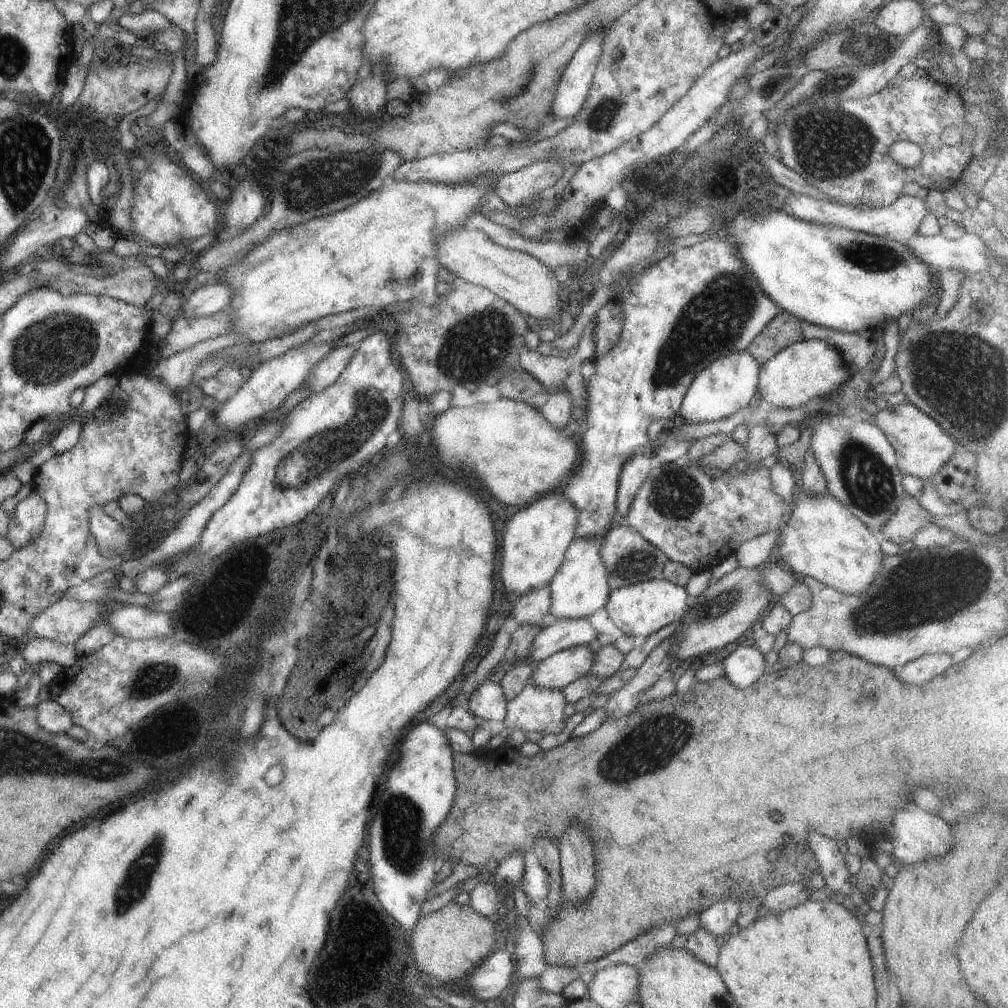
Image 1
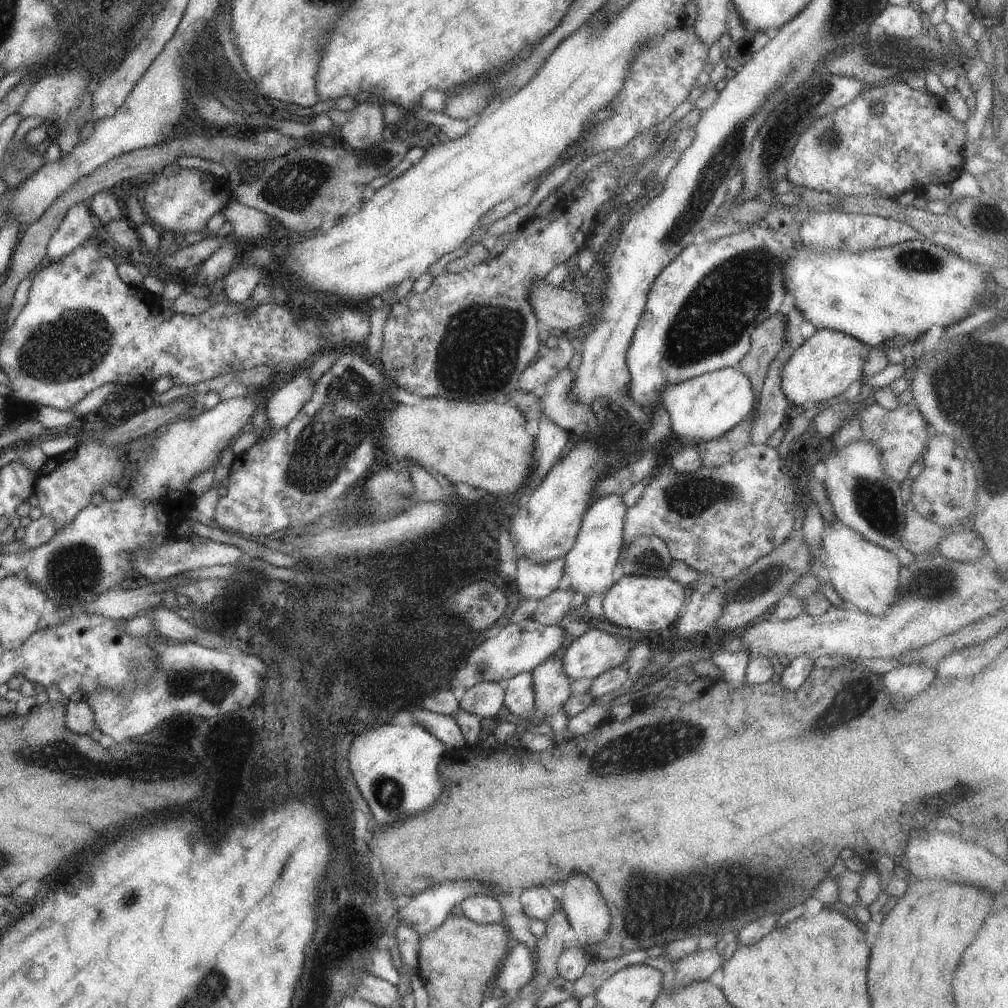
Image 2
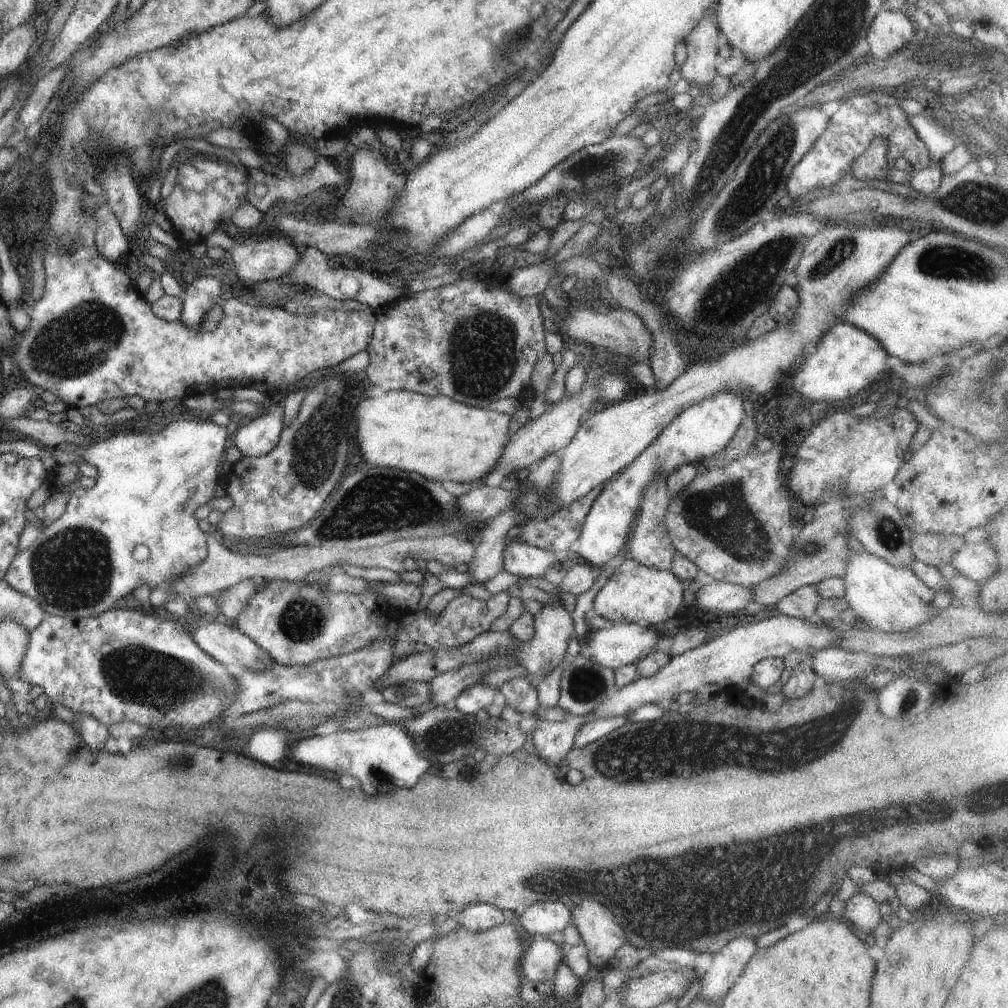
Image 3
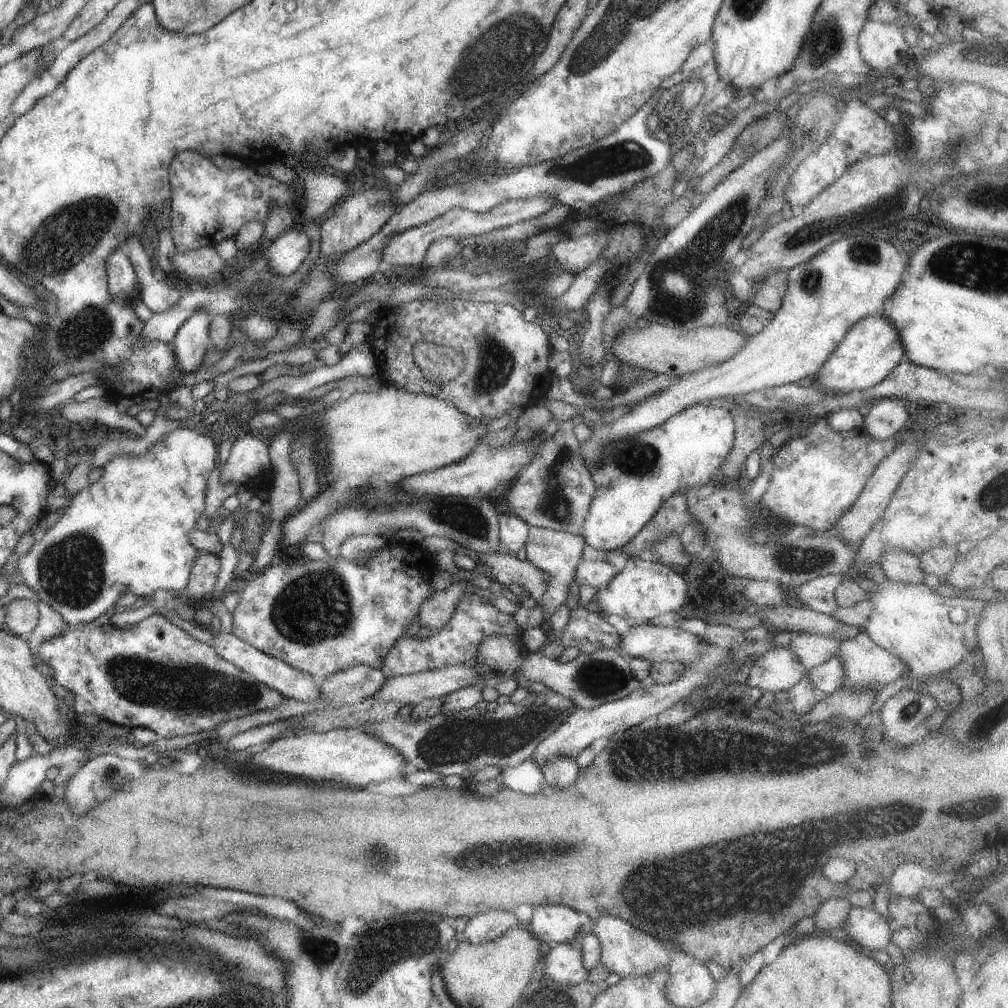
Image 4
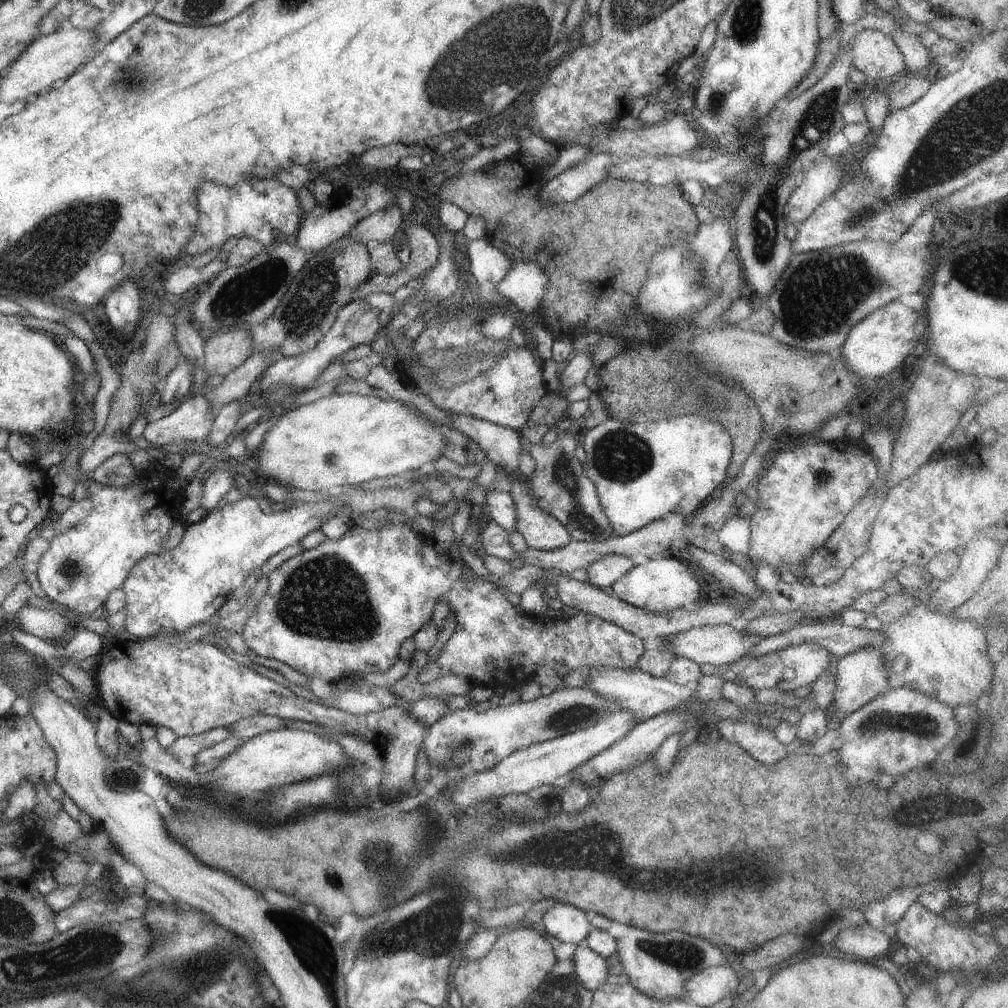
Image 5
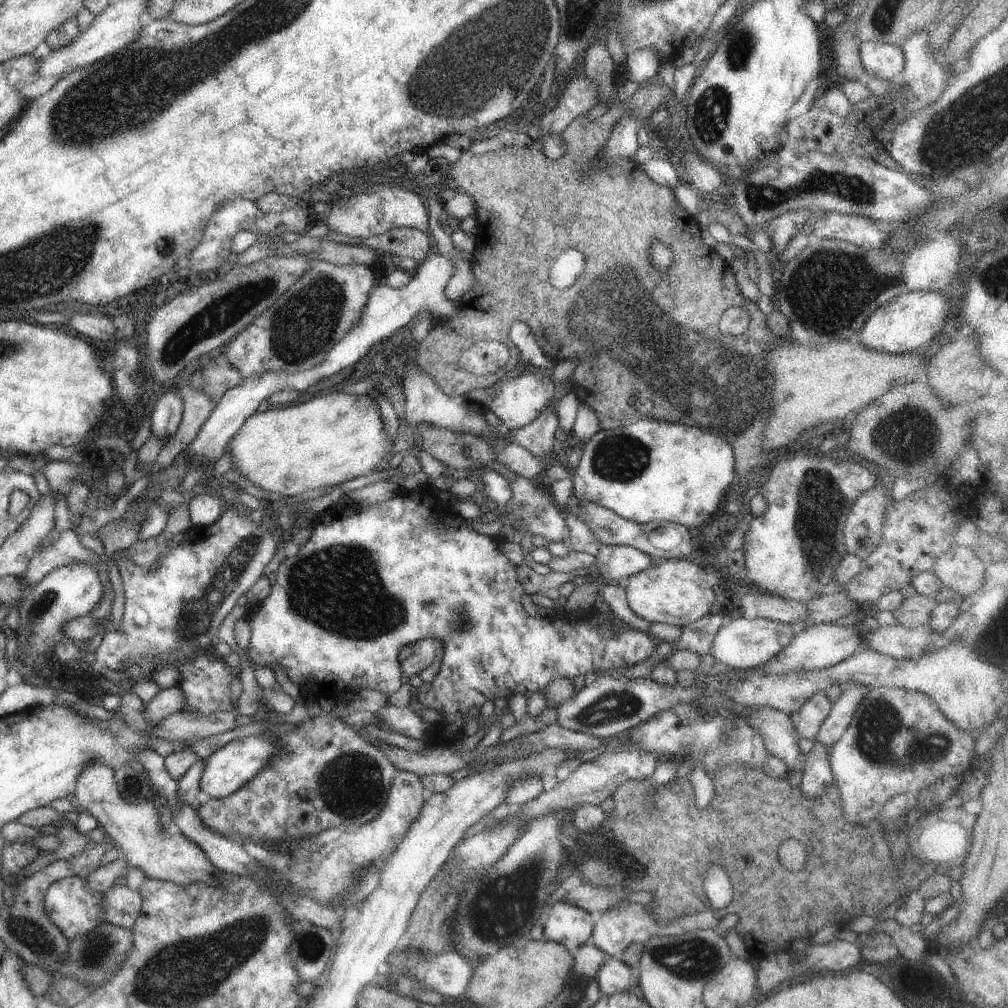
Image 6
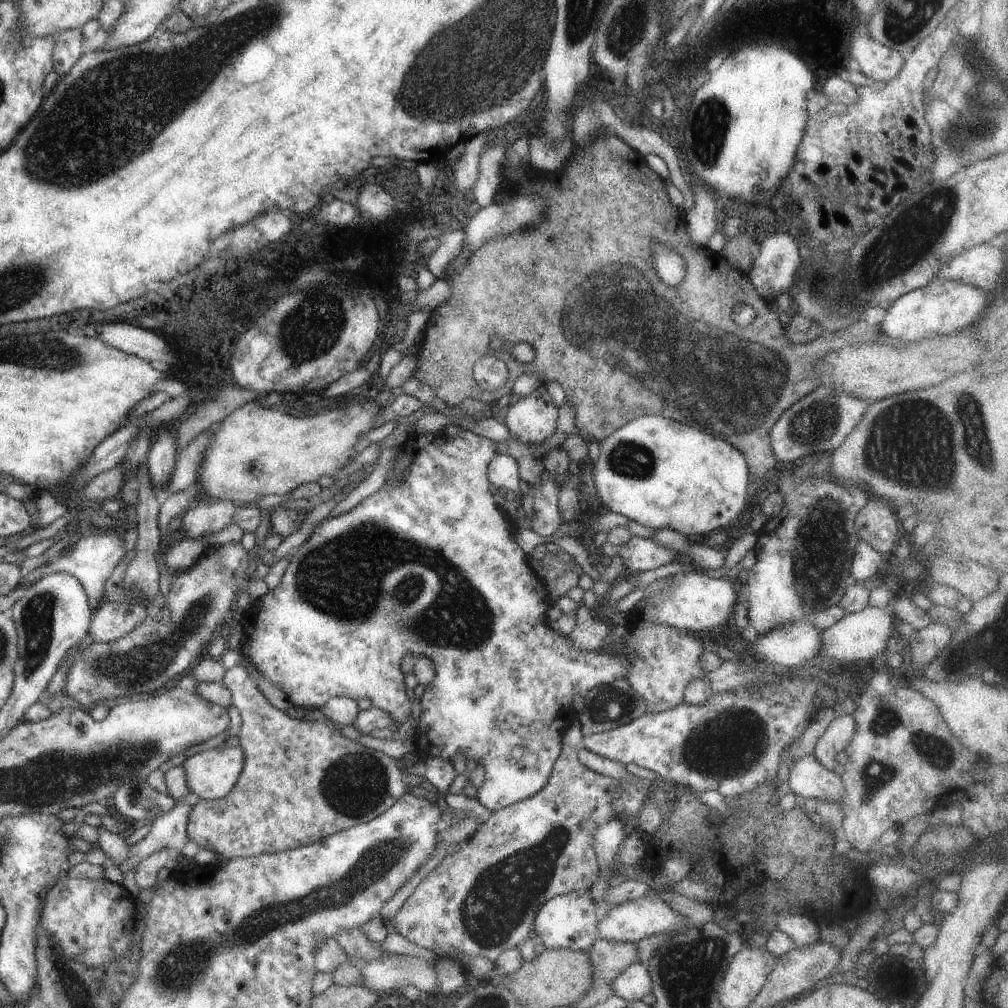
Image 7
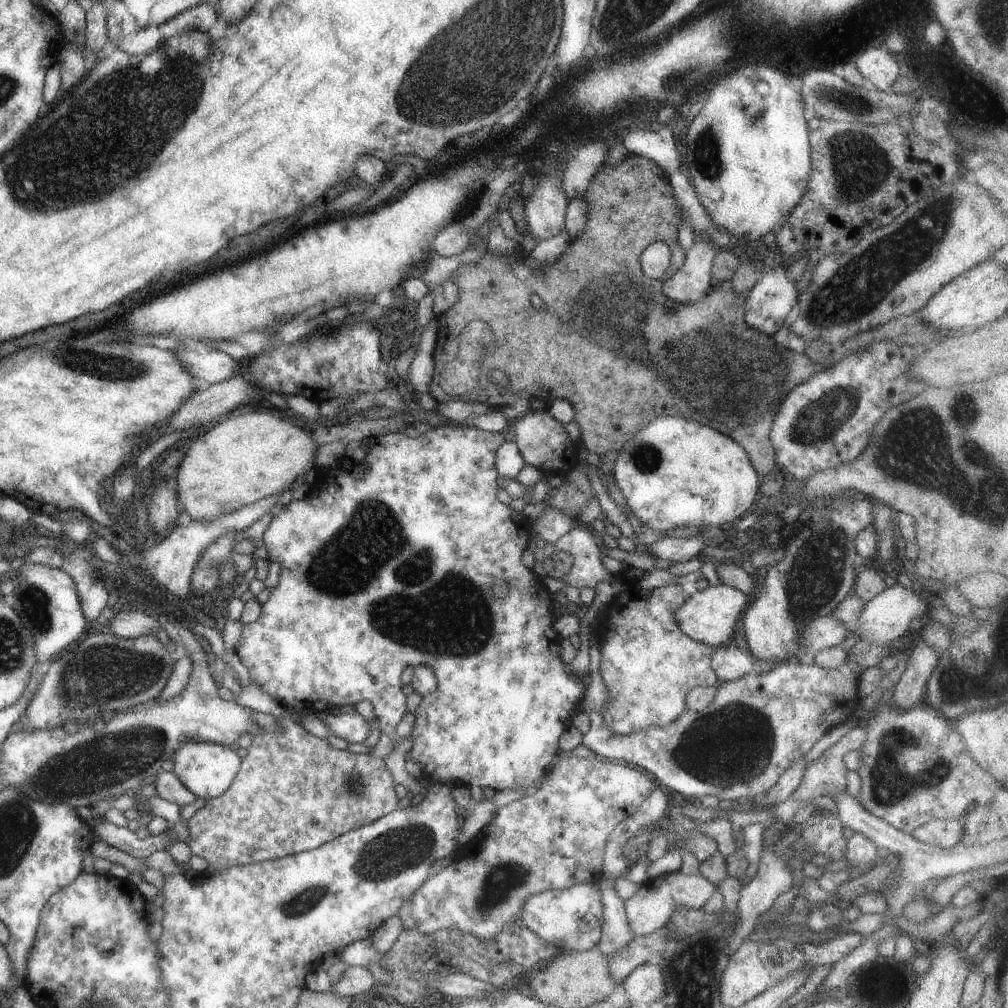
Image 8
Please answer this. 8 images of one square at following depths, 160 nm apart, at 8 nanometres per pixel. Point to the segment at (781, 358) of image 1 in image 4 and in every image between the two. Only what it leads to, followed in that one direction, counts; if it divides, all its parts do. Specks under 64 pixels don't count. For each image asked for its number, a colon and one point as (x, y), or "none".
2: (820, 369)
3: (846, 359)
4: (870, 348)

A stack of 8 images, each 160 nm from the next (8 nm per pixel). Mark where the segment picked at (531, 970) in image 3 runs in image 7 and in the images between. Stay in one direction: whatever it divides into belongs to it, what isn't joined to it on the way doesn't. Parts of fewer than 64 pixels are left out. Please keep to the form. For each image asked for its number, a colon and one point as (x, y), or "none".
4: (563, 964)
5: (591, 970)
6: (613, 976)
7: (633, 982)

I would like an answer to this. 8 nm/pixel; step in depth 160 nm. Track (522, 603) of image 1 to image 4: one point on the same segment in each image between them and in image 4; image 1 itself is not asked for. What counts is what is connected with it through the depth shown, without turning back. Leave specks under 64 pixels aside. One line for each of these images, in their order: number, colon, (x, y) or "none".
2: (537, 581)
3: (520, 559)
4: (512, 531)

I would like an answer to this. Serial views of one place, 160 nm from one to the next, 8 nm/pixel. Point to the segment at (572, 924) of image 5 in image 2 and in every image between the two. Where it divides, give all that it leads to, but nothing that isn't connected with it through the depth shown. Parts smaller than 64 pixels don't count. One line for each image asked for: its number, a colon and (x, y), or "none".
2: (537, 902)
3: (542, 917)
4: (549, 923)

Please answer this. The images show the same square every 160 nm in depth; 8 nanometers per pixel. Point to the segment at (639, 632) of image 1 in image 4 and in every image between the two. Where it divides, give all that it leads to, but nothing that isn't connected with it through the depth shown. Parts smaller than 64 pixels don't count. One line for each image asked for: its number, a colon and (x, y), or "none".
2: (643, 604)
3: (633, 593)
4: (641, 590)

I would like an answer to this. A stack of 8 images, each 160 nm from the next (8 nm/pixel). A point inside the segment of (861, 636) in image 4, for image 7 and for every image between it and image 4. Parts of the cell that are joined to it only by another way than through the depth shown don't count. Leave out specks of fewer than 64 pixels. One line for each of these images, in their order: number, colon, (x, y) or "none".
5: (861, 675)
6: (835, 723)
7: (836, 736)

